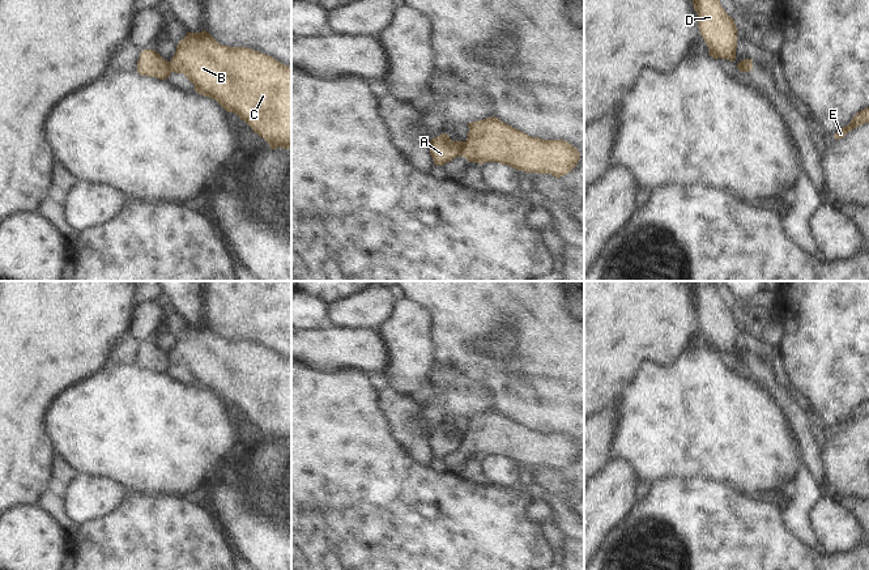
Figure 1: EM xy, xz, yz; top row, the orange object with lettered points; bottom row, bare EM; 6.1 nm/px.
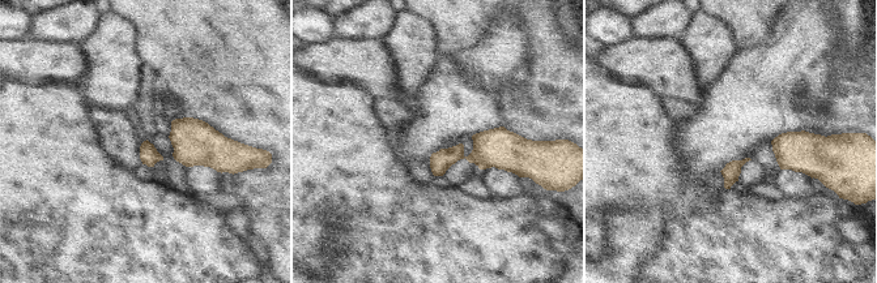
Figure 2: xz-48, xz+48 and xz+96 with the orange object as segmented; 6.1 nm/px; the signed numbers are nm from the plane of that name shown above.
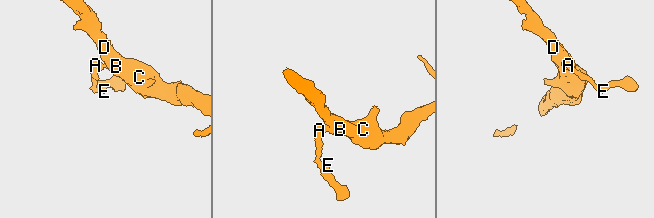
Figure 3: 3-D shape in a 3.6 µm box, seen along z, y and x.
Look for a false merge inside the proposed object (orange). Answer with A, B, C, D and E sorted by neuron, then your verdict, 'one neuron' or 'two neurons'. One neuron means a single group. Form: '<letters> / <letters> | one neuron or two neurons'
A E / B C D | two neurons

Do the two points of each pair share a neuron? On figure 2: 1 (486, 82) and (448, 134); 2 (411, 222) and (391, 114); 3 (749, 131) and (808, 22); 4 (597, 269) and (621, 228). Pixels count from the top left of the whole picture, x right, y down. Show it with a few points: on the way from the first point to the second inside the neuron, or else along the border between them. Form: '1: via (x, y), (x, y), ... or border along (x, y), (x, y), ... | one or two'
1: via (476, 95), (450, 121) | one
2: border along (382, 123), (390, 133), (396, 150) | two
3: via (757, 103), (792, 68), (800, 50) | one
4: via (608, 262), (621, 249), (621, 239) | one

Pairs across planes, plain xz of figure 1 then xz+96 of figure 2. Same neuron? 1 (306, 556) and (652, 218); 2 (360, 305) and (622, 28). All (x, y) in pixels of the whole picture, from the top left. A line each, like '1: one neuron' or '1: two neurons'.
1: two neurons
2: two neurons

